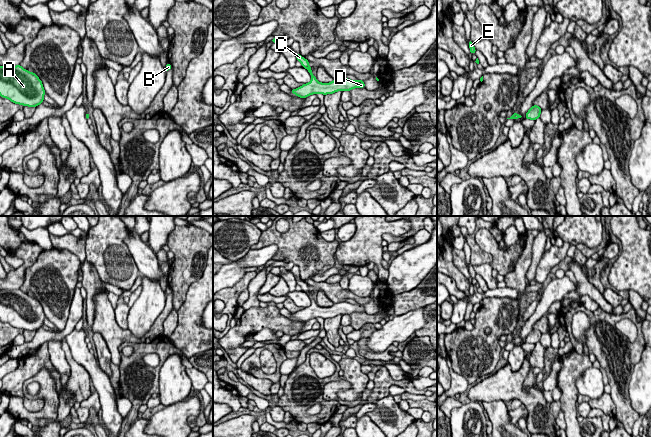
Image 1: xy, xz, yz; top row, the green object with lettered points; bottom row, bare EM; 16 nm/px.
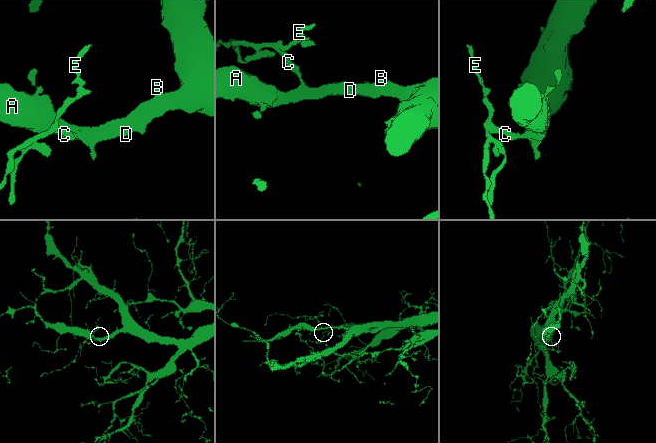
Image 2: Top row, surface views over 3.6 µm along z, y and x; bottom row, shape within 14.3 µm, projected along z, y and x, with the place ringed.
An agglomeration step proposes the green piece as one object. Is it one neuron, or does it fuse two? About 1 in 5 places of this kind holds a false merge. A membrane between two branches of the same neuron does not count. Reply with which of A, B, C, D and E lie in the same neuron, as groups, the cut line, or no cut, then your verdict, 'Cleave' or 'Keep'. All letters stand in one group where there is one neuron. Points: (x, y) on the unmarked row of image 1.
Groups: A B C D E. No split. Keep

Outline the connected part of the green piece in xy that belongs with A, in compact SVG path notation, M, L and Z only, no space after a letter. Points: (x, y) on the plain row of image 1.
M20 289L0 290L0 320L11 326L37 331L44 325L42 305Z

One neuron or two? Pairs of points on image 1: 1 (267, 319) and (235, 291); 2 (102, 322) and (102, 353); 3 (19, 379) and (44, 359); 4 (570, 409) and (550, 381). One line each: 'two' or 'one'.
1: two
2: two
3: one
4: two

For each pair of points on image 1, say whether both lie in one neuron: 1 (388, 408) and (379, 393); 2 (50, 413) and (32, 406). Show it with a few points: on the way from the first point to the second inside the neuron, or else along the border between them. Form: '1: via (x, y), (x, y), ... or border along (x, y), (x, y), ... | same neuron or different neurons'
1: border along (388, 394), (374, 403) | different neurons
2: border along (44, 401), (41, 399), (25, 398), (22, 403) | different neurons

